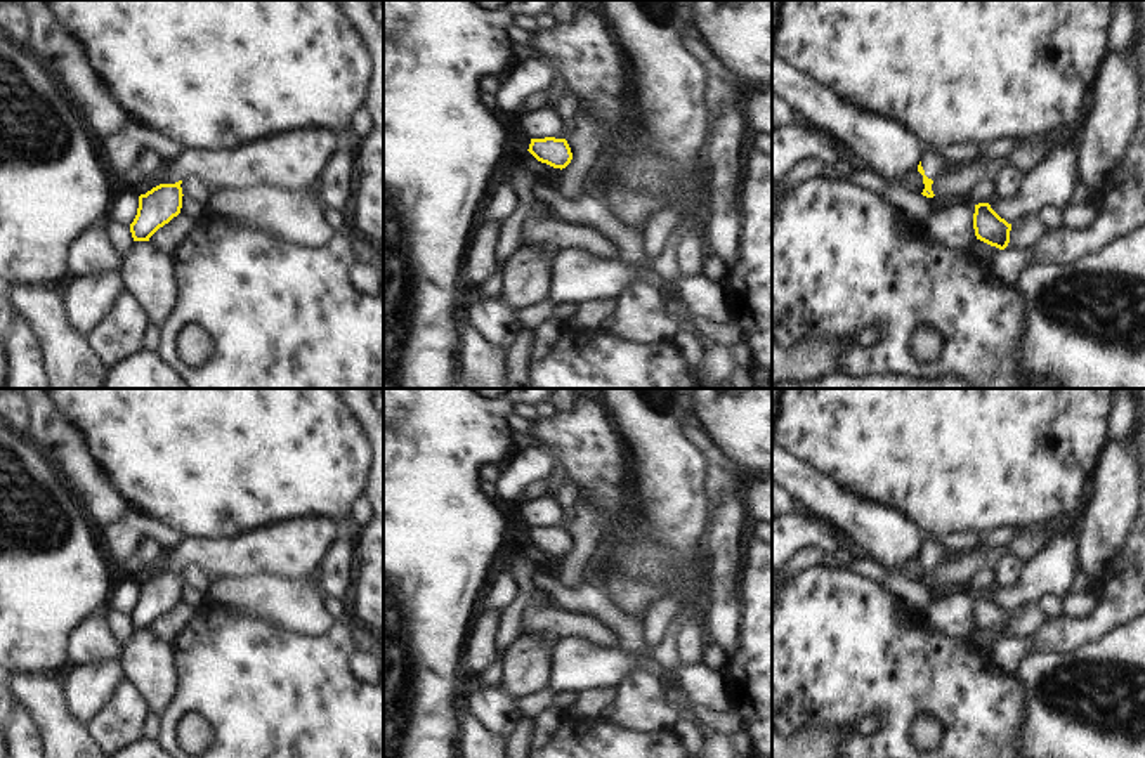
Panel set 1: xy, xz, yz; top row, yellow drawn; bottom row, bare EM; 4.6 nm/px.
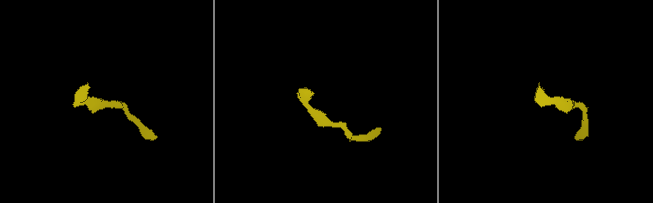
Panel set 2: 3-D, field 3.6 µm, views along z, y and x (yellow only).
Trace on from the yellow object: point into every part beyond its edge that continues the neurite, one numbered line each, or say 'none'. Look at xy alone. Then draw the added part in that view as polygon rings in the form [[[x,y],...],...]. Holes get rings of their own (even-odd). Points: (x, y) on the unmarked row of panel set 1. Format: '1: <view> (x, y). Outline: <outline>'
1: xy (295, 548). Outline: [[[309,517],[262,526],[232,539],[182,538],[161,572],[193,564],[210,581],[257,574],[307,581],[335,541],[335,531],[337,522]]]

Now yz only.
1: yz (934, 552). Outline: [[[932,536],[923,538],[921,555],[925,559],[925,564],[932,569],[954,559],[954,555]]]

